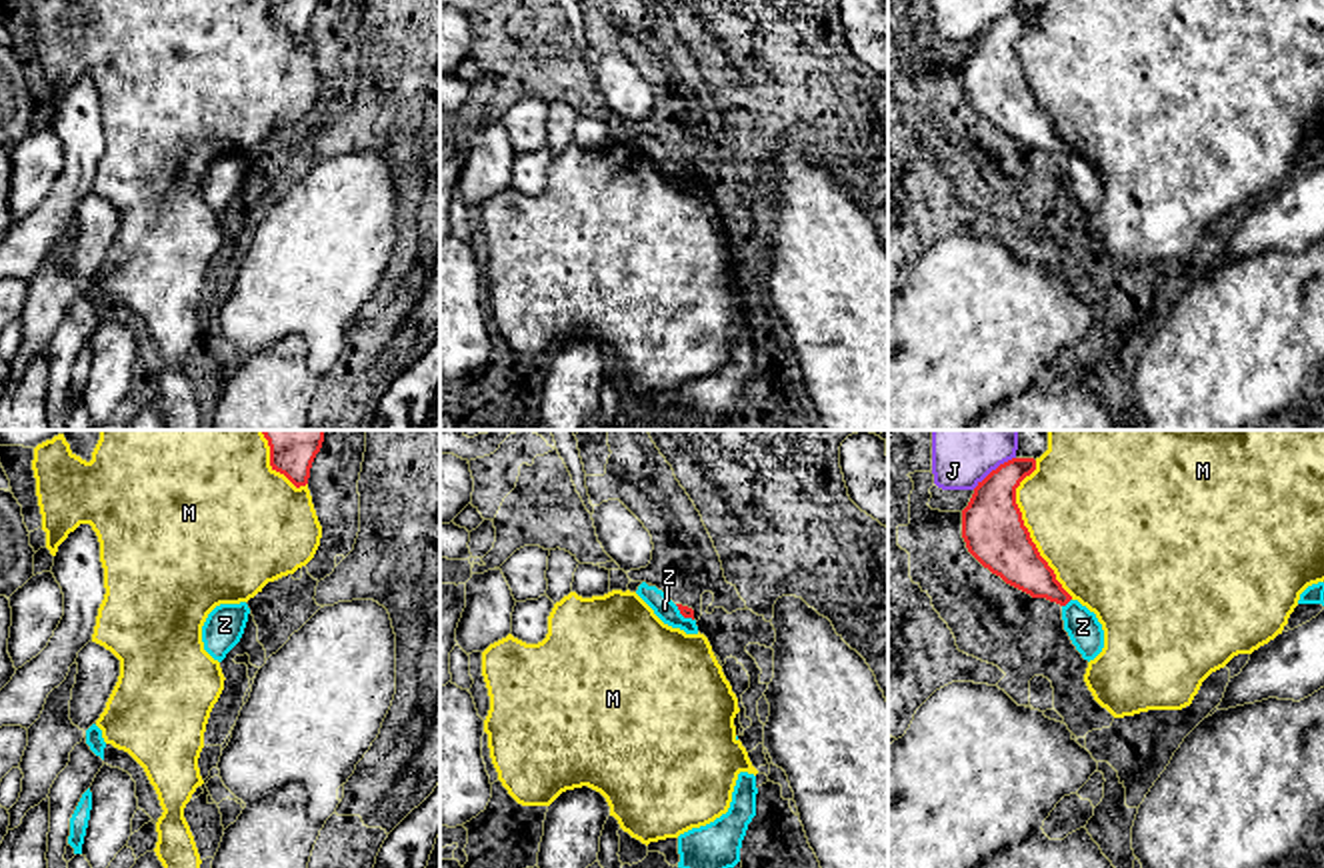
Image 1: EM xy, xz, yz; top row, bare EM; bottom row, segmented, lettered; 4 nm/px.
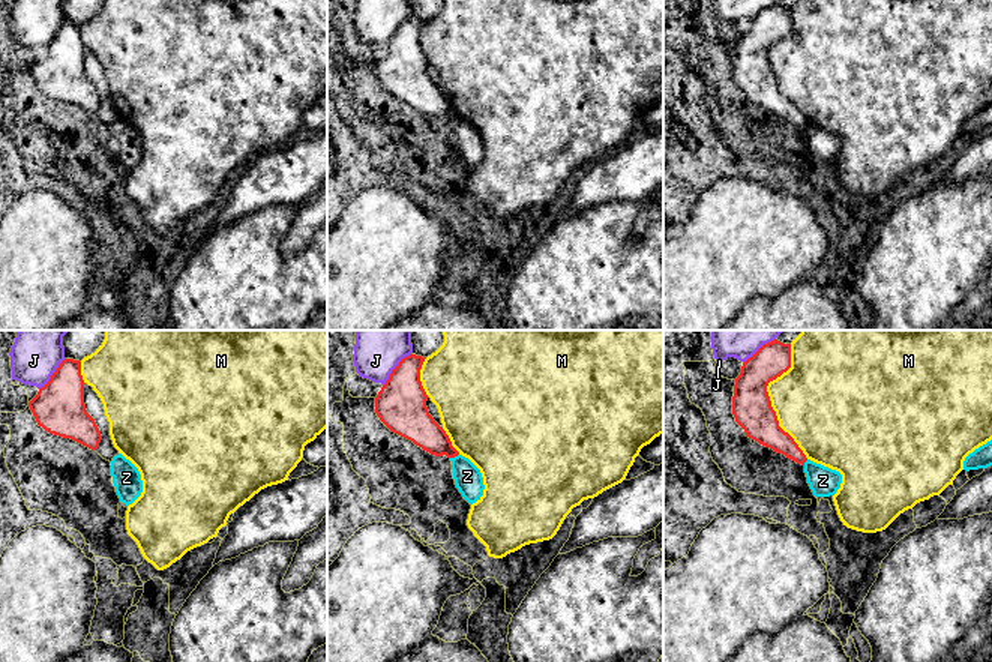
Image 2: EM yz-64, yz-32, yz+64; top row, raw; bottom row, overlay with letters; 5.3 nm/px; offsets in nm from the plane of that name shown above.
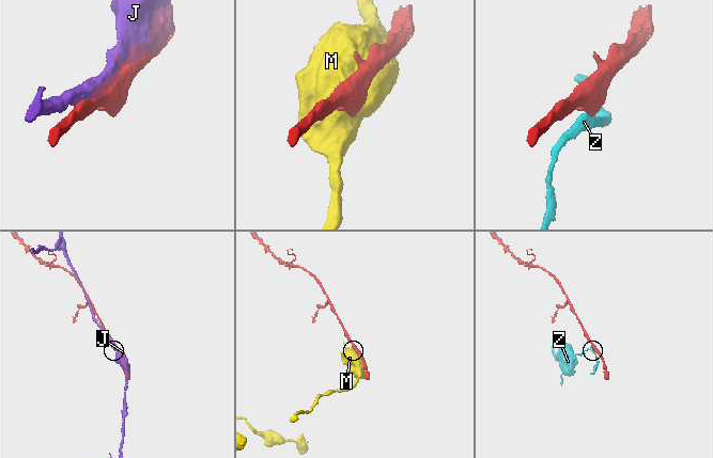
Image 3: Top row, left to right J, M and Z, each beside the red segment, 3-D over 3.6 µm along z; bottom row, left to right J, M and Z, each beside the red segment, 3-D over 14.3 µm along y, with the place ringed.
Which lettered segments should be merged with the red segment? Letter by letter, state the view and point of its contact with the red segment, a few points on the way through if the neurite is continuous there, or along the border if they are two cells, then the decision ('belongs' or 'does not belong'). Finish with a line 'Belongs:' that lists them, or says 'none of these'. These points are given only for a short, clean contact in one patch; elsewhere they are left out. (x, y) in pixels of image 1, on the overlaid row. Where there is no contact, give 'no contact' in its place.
J: meets red in yz at (992, 470); does not belong
M: meets red in yz at (1026, 530); does not belong
Z: meets red in yz at (1066, 602); border along yz (1070, 598), (1062, 606); does not belong
Belongs: none of these

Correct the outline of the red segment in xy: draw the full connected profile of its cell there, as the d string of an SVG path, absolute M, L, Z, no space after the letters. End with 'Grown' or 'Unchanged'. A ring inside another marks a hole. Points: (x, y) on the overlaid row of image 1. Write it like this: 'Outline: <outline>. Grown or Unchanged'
Outline: M262 430L270 446L272 470L296 488L306 486L310 468L324 442L324 430Z. Unchanged

